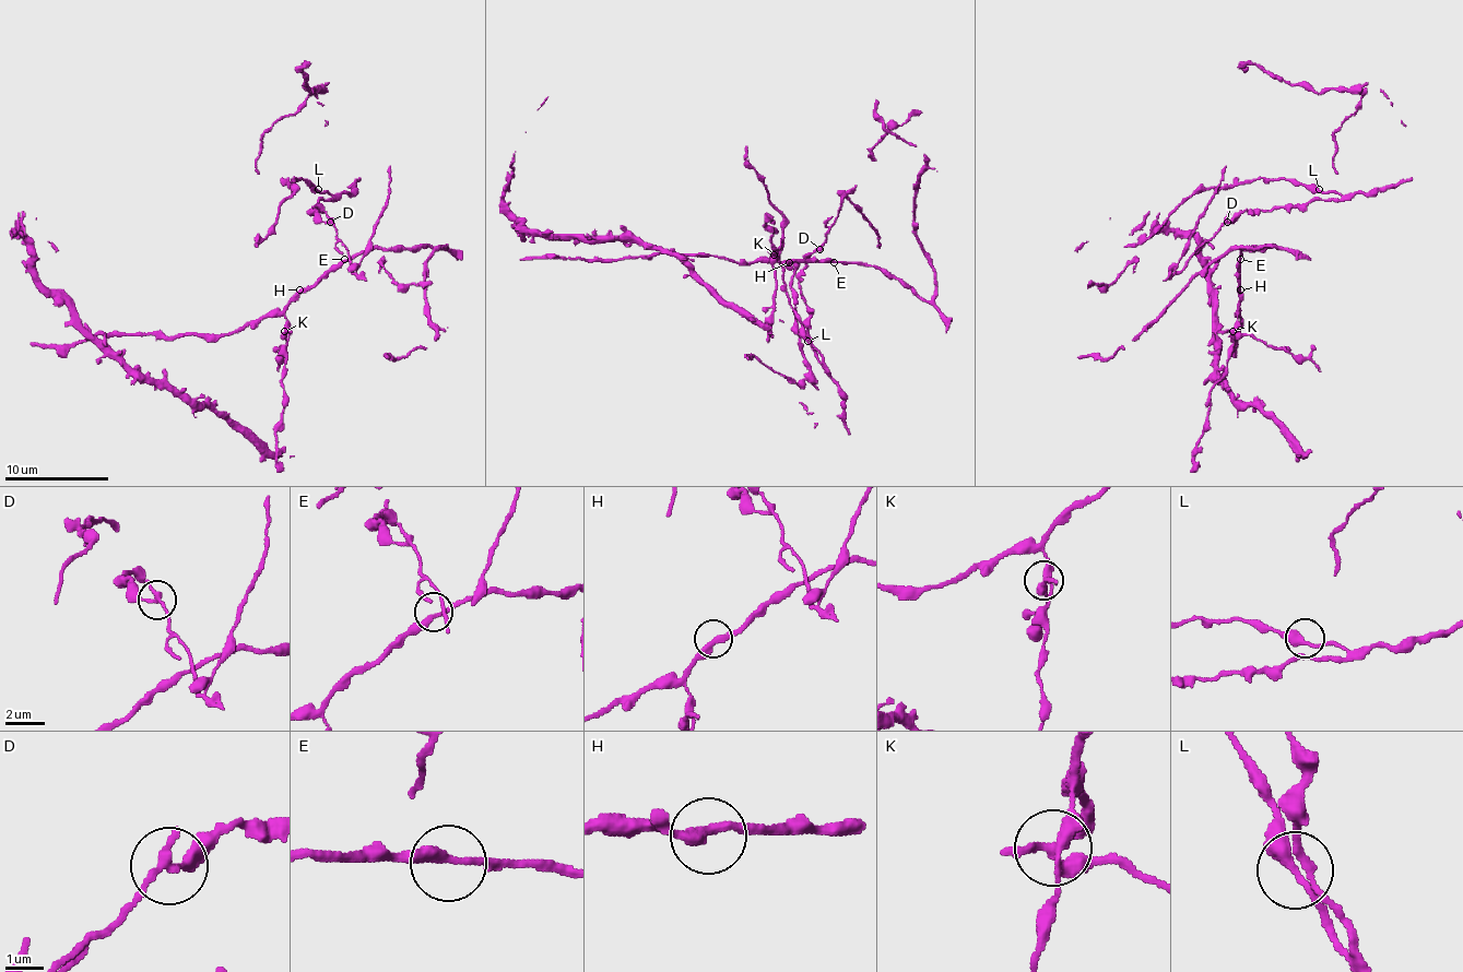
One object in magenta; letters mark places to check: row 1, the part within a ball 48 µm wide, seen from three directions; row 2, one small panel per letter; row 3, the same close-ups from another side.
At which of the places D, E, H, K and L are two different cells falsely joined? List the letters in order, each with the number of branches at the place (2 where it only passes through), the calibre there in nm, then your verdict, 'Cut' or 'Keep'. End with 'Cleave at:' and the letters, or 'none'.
D: Branches: 2. Thickness 240 nm. Cut
E: Branches: 2. Thickness 260 nm. Keep
H: Branches: 2. Thickness 320 nm. Keep
K: Branches: 4. Thickness 320 nm. Cut
L: Branches: 2. Thickness 340 nm. Keep
Cleave at: D, K

